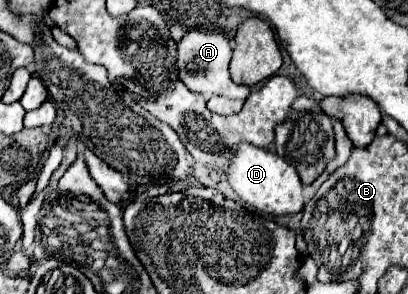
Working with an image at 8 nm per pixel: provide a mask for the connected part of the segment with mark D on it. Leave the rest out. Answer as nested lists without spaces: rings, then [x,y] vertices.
[[[242,143],[228,169],[230,169],[228,181],[230,181],[232,189],[236,191],[236,195],[244,203],[258,209],[260,213],[280,217],[280,215],[296,215],[302,211],[302,207],[306,203],[306,199],[302,195],[304,185],[302,185],[296,169],[292,169],[292,165],[288,165],[276,153],[270,153],[270,151],[264,151],[260,147]]]

